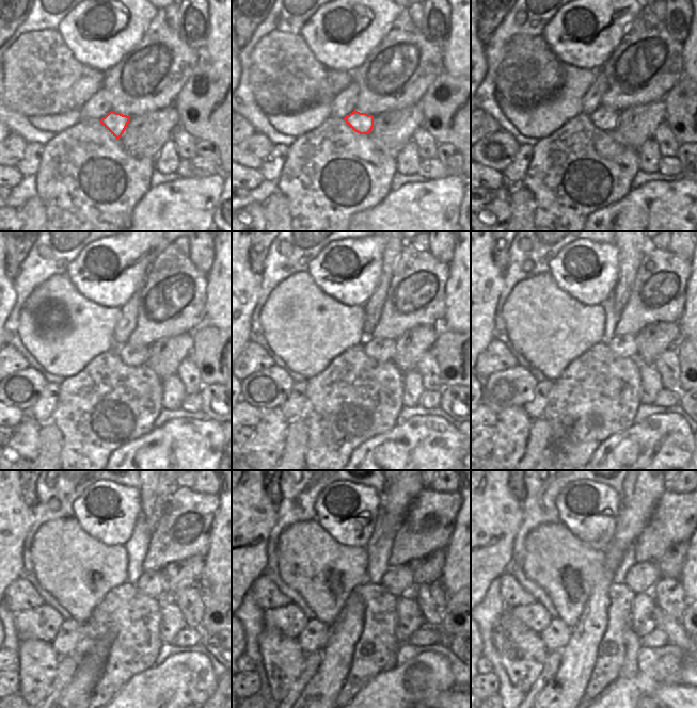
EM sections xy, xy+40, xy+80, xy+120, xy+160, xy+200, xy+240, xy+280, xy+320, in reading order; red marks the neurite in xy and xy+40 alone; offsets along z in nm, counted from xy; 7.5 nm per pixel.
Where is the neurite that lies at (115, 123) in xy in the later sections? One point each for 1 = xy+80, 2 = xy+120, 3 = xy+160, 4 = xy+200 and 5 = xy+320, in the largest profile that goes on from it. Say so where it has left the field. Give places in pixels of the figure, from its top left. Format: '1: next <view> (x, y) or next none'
1: next xy+80 (604, 118)
2: next xy+120 (131, 355)
3: next xy+160 (381, 350)
4: next xy+200 (624, 346)
5: next xy+320 (642, 577)

